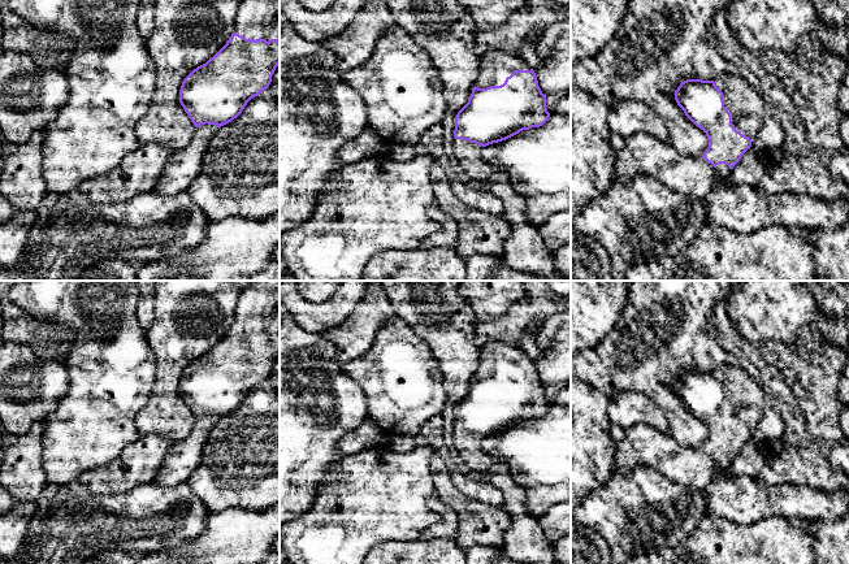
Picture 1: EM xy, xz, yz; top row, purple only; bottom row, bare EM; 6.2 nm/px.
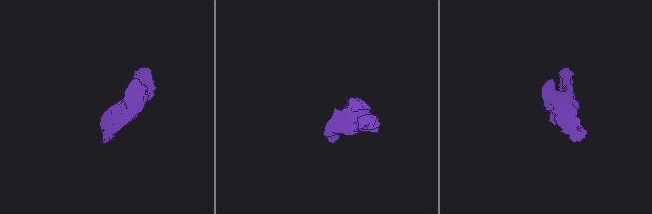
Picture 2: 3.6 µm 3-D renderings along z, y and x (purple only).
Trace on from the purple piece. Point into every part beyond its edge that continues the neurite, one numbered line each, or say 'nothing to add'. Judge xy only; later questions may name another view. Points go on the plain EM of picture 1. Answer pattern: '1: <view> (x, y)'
1: xy (258, 307)
2: xy (180, 461)

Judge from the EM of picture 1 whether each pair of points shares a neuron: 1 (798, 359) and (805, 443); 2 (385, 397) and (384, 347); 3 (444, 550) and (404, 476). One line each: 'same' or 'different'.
1: different
2: same
3: different

